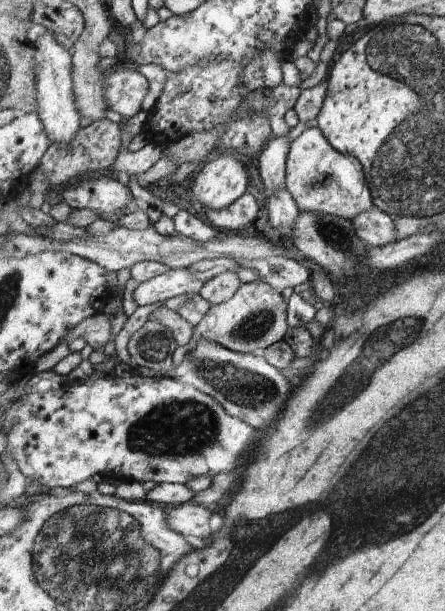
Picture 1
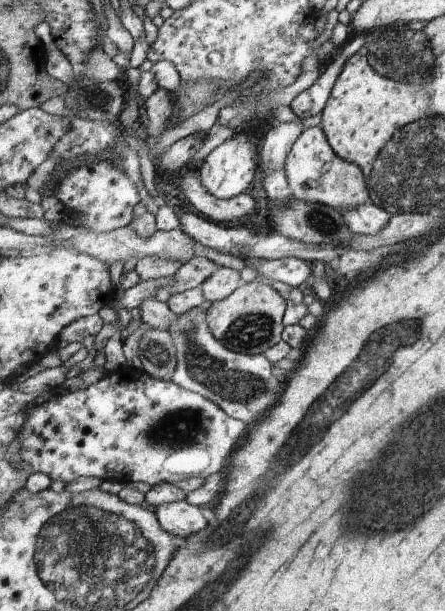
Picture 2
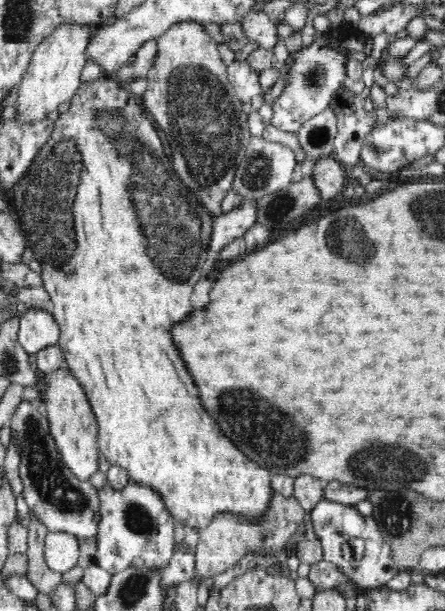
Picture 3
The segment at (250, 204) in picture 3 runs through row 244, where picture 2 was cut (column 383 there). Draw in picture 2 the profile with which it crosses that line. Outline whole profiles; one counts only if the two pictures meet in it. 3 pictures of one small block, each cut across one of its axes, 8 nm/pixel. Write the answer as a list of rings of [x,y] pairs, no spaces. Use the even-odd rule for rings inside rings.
[[[367,202],[354,209],[342,212],[345,222],[352,233],[377,234],[383,230],[392,214],[373,202]]]

